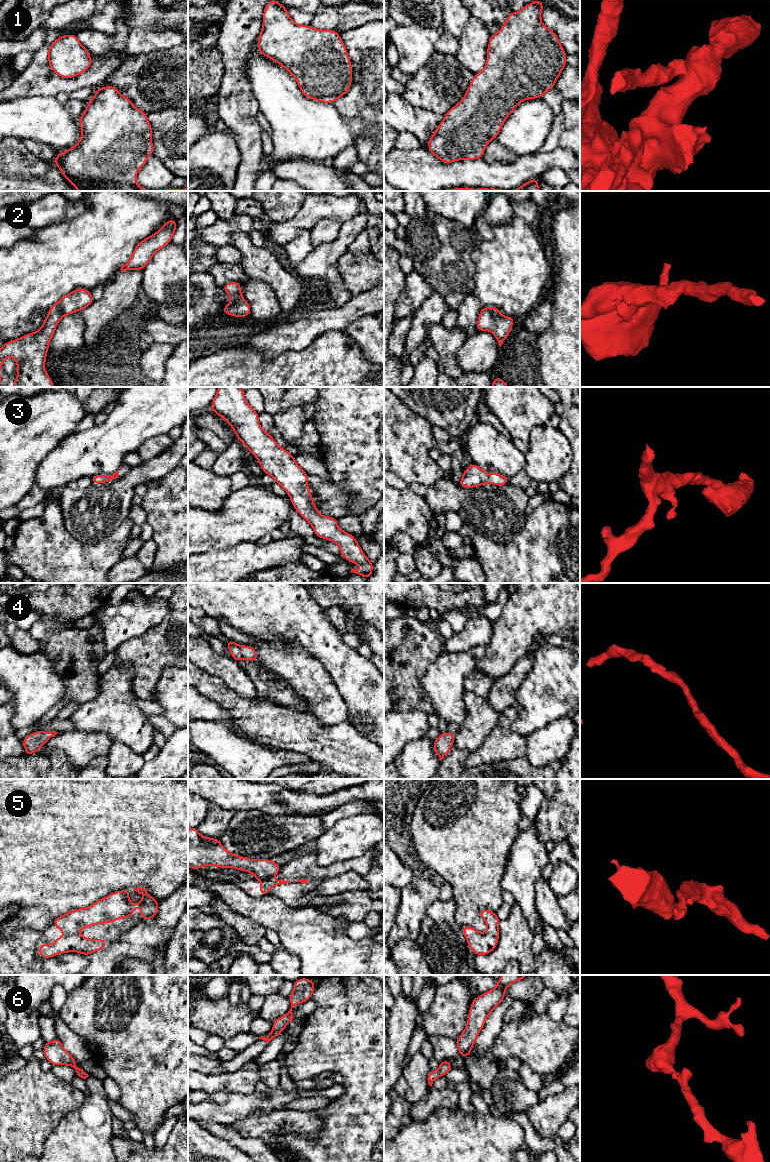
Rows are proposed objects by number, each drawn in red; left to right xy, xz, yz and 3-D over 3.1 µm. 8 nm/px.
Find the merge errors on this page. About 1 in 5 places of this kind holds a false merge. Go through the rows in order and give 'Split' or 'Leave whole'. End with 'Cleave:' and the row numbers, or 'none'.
1: Split
2: Leave whole
3: Leave whole
4: Leave whole
5: Leave whole
6: Leave whole
Cleave: 1

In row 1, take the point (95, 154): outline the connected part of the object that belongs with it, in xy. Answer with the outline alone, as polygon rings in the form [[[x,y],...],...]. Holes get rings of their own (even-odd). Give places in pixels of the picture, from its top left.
[[[98,88],[79,119],[82,137],[79,142],[63,152],[63,169],[73,178],[109,178],[117,161],[117,151],[126,143],[116,136],[126,133],[123,128],[113,129],[110,119],[117,105],[112,100],[98,100]]]

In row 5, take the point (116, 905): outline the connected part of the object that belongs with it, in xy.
[[[138,887],[134,891],[145,895],[140,902],[130,903],[130,891],[125,889],[111,893],[89,907],[75,909],[55,918],[54,927],[66,935],[56,937],[54,944],[41,943],[38,956],[51,958],[66,952],[77,952],[88,956],[93,952],[102,950],[108,943],[106,939],[85,938],[77,933],[83,928],[96,924],[111,924],[115,920],[131,917],[138,905],[141,909],[142,921],[153,919],[158,913],[159,901],[149,895],[144,888]]]

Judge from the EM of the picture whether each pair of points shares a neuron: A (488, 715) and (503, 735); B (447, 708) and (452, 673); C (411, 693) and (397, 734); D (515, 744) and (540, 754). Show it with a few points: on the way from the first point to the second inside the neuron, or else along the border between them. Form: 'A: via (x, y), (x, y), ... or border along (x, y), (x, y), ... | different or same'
A: border along (501, 713), (495, 727), (481, 743) | different
B: via (447, 699), (447, 682) | same
C: border along (394, 711), (423, 711), (427, 714) | different
D: border along (527, 736), (527, 752), (525, 755) | different

